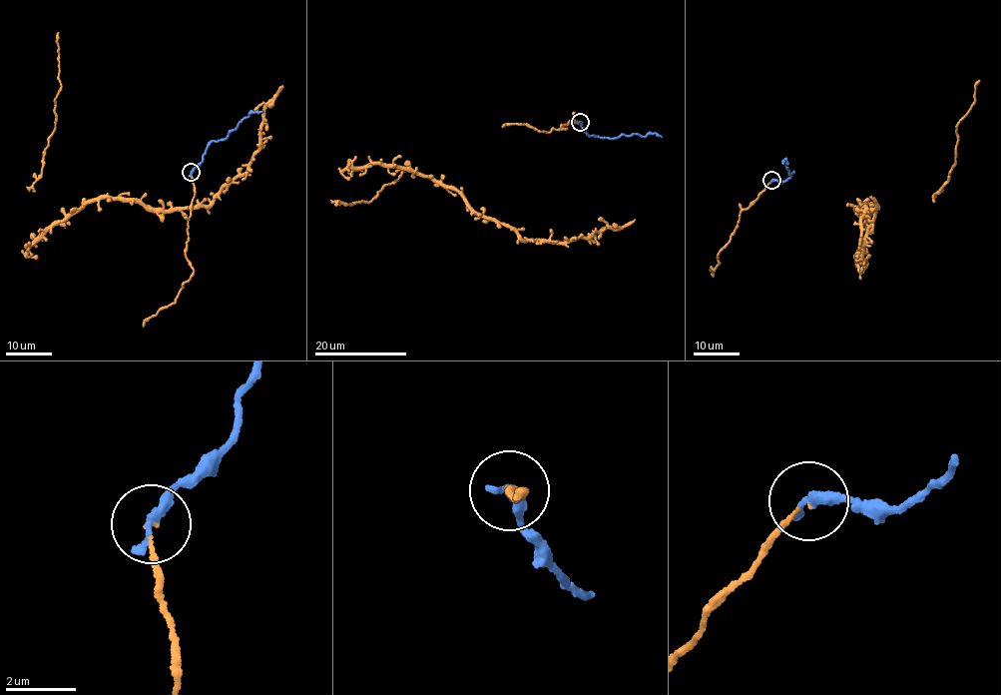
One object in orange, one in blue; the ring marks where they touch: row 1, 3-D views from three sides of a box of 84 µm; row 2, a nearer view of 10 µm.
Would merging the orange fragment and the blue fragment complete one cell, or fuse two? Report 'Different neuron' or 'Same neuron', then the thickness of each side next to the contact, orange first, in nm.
Same neuron. Thickness 90 nm (orange) against 320 nm

